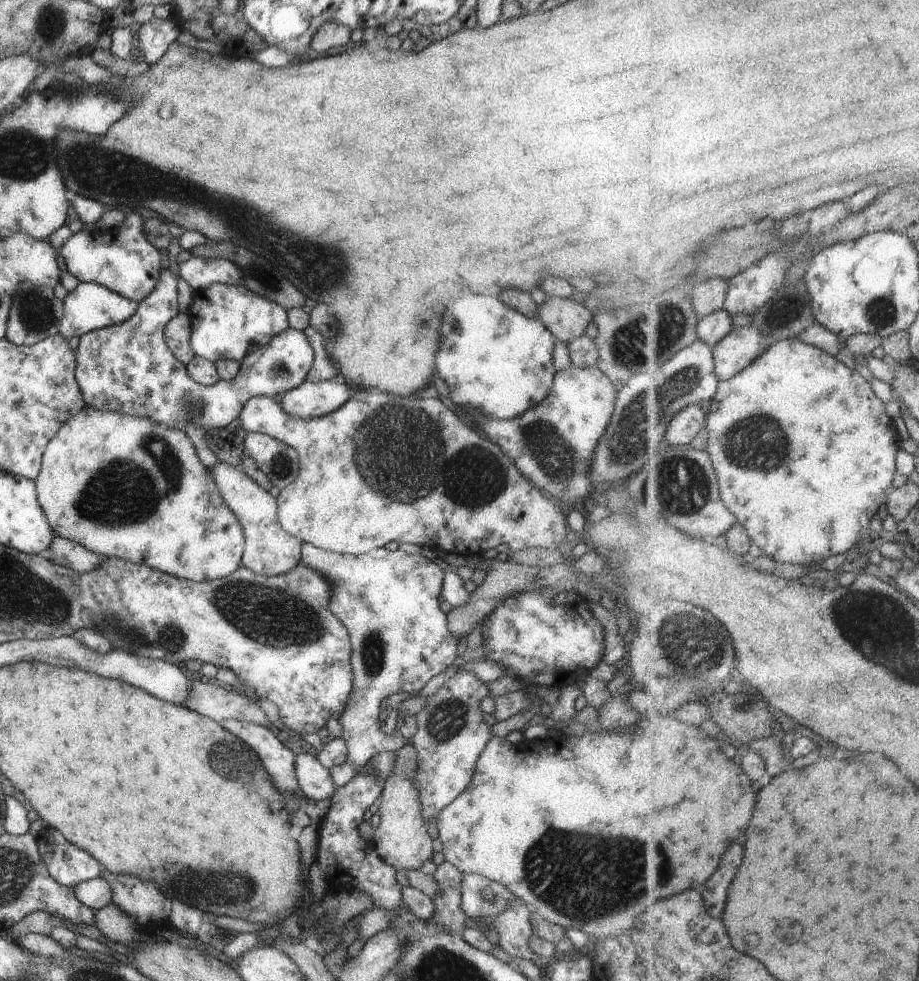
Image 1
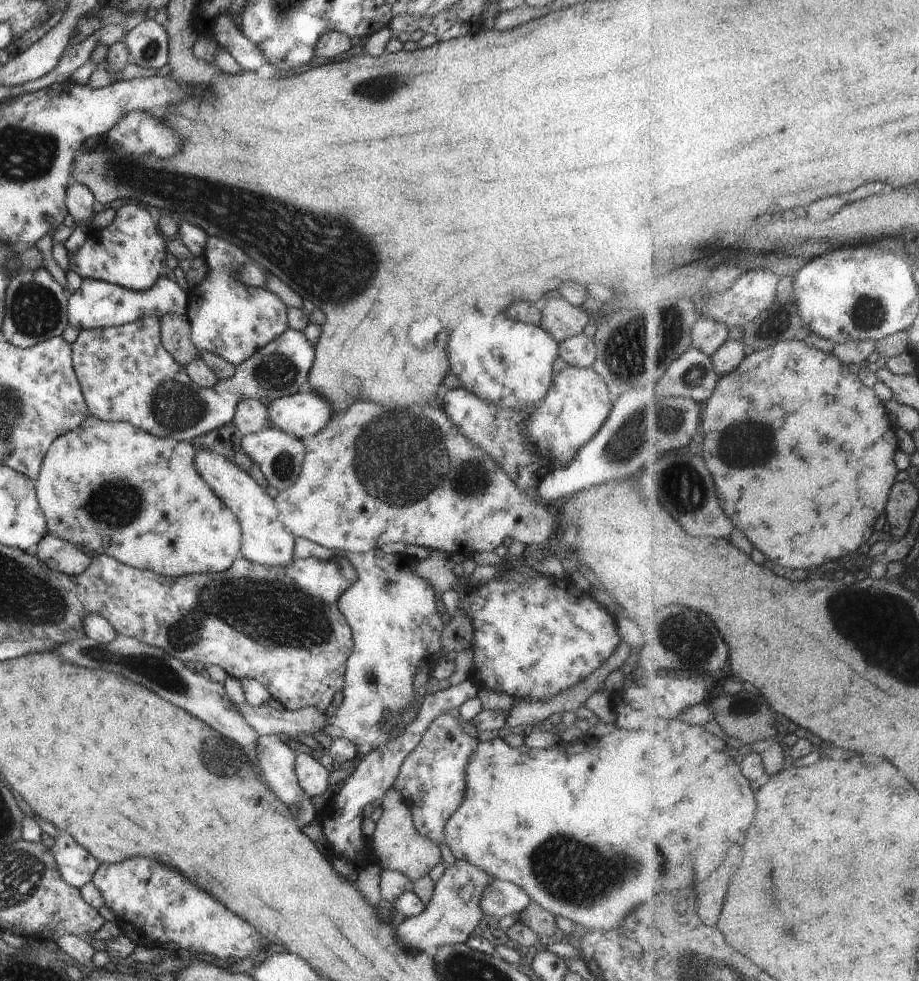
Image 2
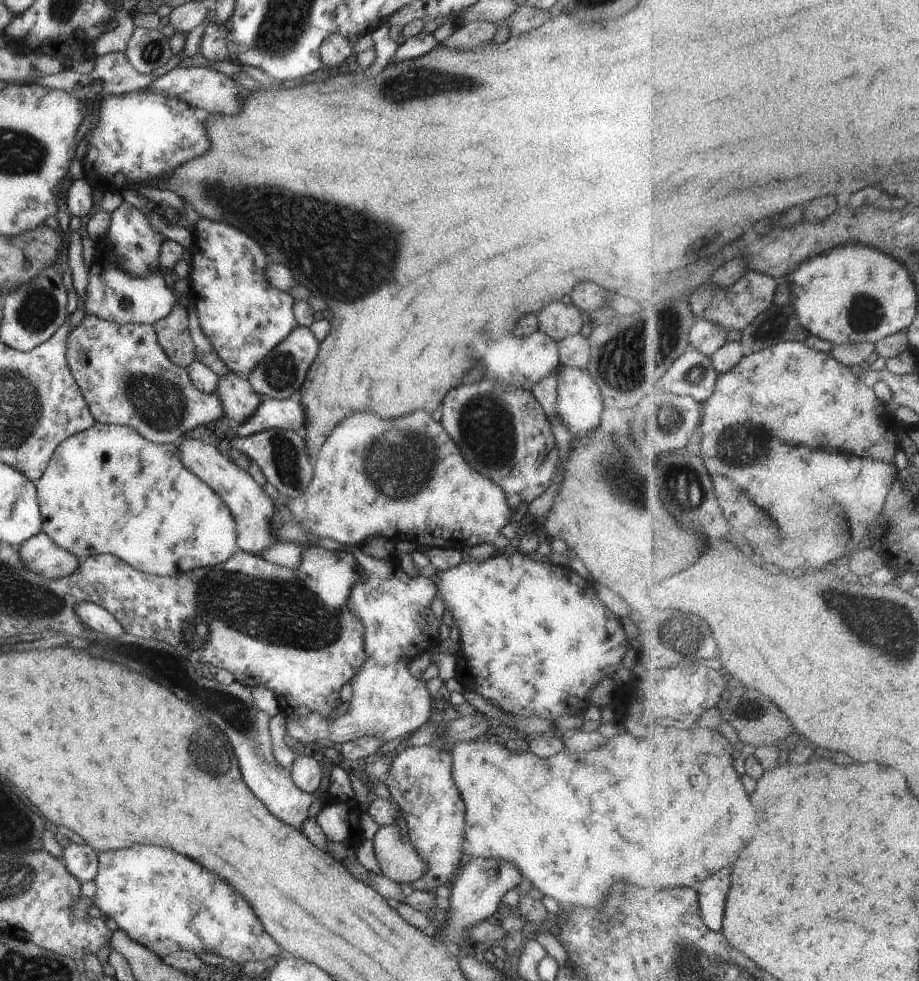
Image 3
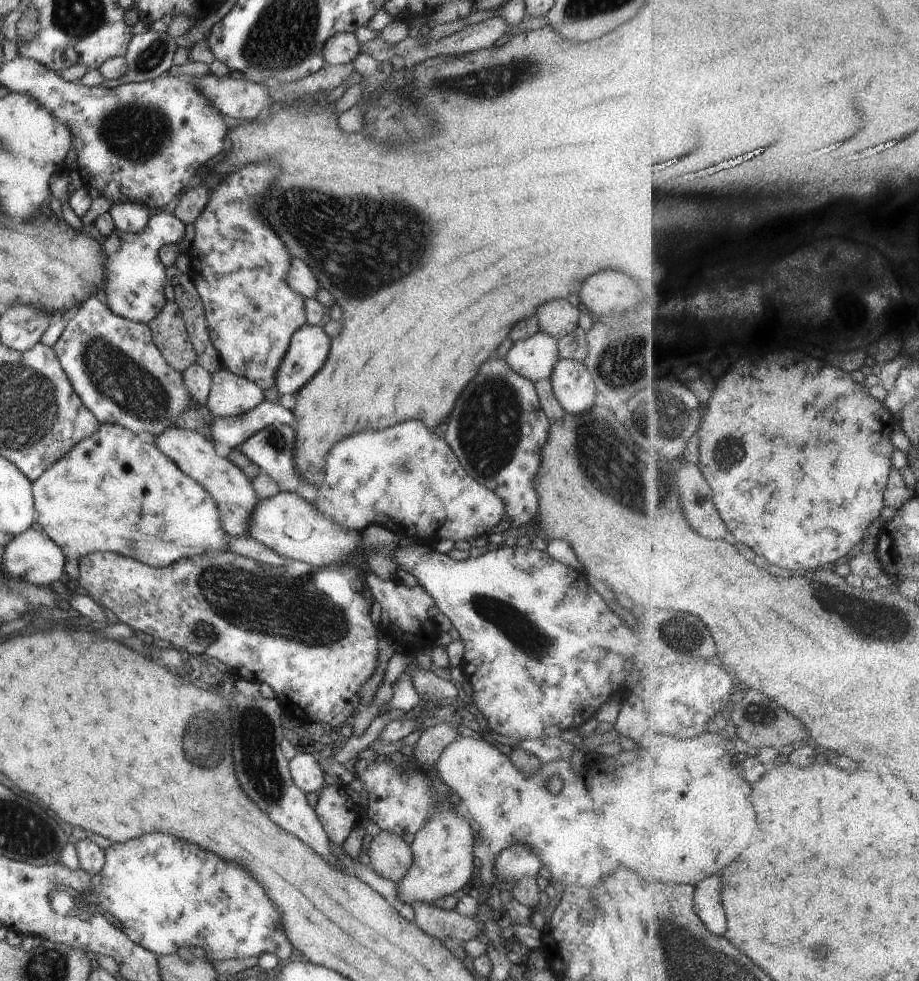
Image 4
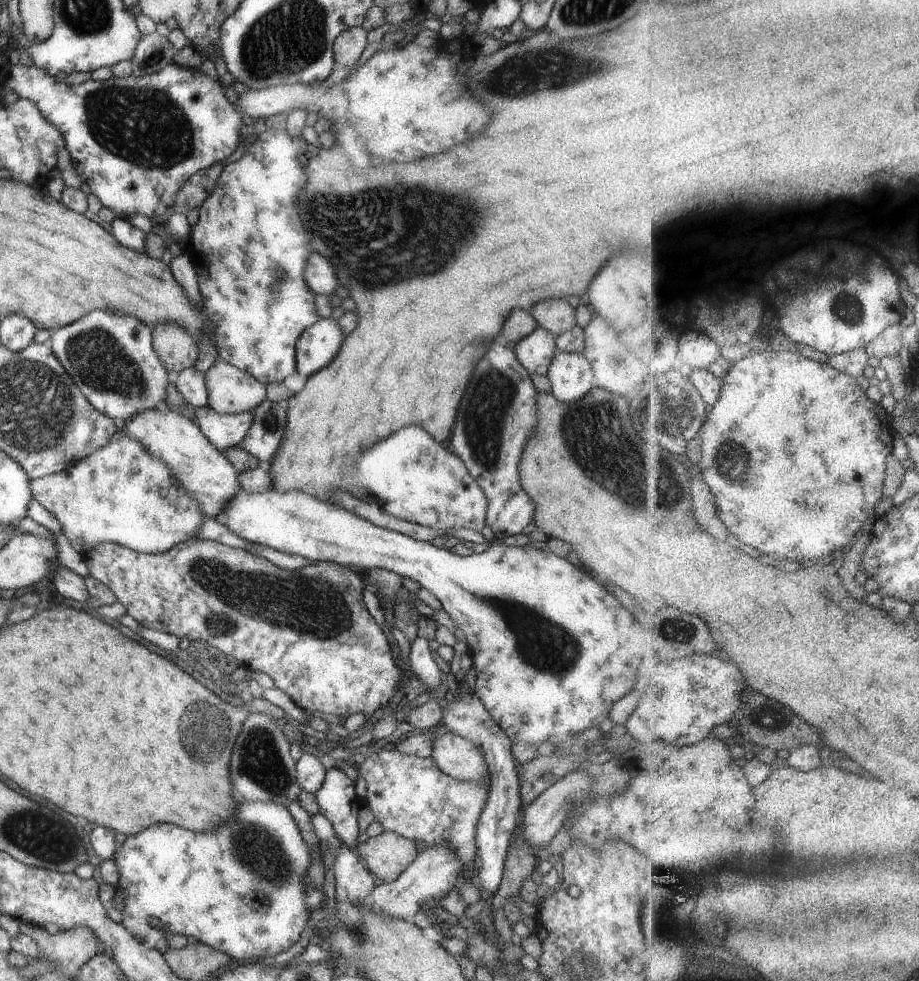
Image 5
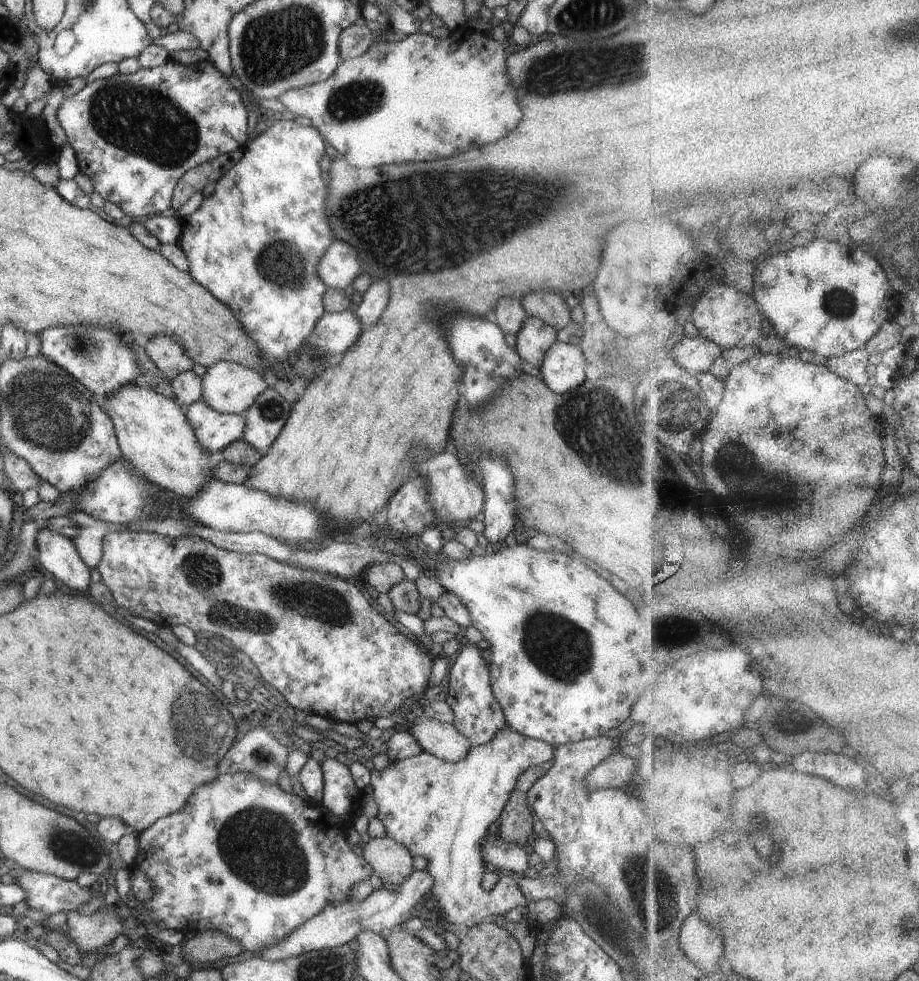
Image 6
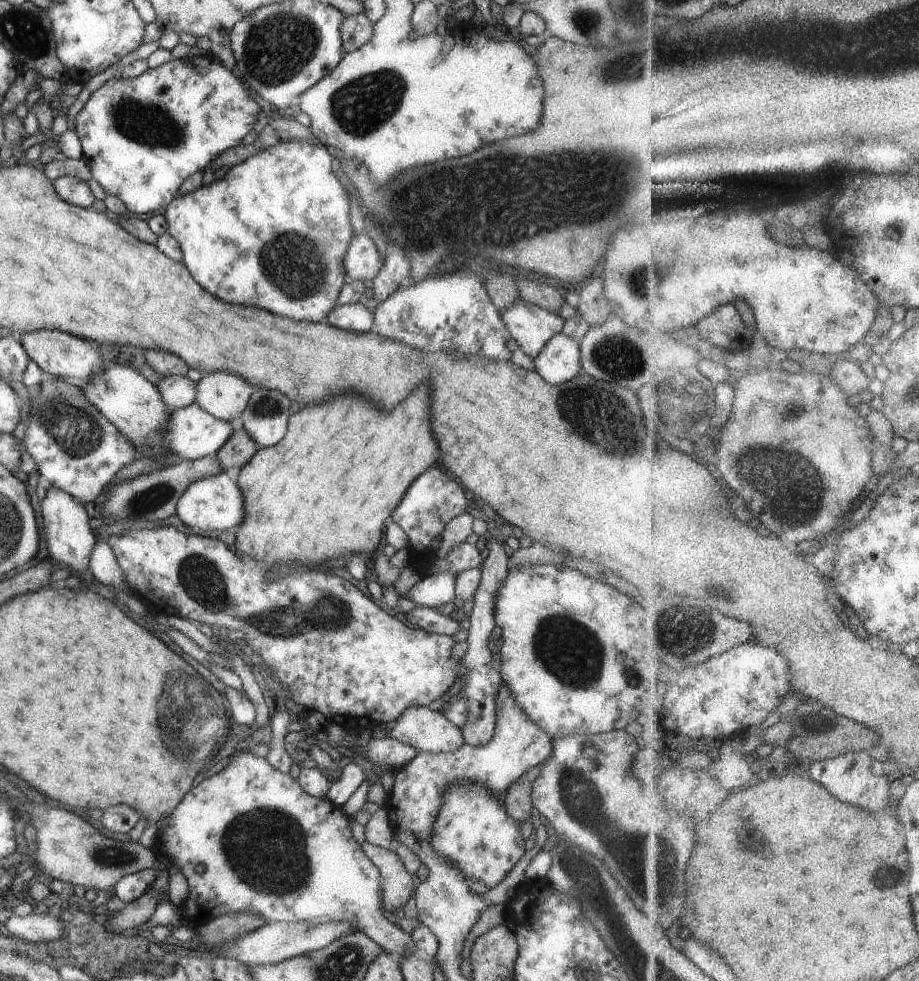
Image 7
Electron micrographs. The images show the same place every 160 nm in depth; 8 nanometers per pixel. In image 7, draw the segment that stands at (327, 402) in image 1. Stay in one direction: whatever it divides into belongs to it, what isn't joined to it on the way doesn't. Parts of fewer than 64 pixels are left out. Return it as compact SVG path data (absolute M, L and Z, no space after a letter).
M192 403L190 406L173 410L169 414L165 444L176 460L196 460L217 451L231 434L233 429L230 422L214 418L205 410L201 410L197 404Z

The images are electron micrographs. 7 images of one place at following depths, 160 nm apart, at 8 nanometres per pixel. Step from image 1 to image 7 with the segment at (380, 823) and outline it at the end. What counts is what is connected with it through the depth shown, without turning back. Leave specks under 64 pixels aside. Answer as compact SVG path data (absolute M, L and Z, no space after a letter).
M364 841L361 851L377 868L381 876L380 897L382 906L392 914L400 914L401 907L409 900L413 890L413 878L392 848L380 848Z

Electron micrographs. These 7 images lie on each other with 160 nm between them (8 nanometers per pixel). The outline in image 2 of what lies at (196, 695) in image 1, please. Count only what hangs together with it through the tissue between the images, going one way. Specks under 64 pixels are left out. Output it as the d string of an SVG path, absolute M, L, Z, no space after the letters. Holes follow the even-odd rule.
M294 537L293 559L304 557L317 557L321 560L336 559L344 556L351 562L357 573L357 580L349 585L337 599L339 612L345 617L349 628L352 630L353 648L347 657L344 670L344 684L346 690L341 707L335 715L327 716L312 706L298 708L290 711L285 708L273 709L271 706L259 705L258 707L247 704L244 699L244 690L240 680L228 675L222 682L228 699L236 704L241 716L257 731L258 735L277 734L283 732L295 738L298 734L311 734L317 736L325 734L327 739L349 739L356 746L358 756L367 754L370 750L379 748L389 740L389 734L395 724L399 722L401 714L410 707L416 698L412 678L419 665L429 662L430 654L436 653L440 647L440 636L444 627L445 617L440 605L435 601L435 591L428 580L412 573L411 561L404 555L384 553L381 549L371 549L364 553L345 552L343 549L328 549L315 544L310 540ZM385 710L391 711L391 718L381 726L379 720L383 718Z

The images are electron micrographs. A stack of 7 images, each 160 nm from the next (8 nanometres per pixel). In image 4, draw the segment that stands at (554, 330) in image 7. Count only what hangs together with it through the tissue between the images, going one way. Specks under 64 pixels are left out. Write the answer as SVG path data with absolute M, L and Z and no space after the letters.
M539 330L525 340L515 341L505 356L506 363L532 383L549 379L553 365L560 358L556 339Z

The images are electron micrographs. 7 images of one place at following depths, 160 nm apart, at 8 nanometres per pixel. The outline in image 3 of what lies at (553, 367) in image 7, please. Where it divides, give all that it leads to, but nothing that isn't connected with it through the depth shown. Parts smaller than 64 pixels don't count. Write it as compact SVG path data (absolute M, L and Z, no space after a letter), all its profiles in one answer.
M559 365L556 370L556 403L554 406L556 417L573 437L593 432L599 426L601 418L601 393L593 382L589 372L583 369Z

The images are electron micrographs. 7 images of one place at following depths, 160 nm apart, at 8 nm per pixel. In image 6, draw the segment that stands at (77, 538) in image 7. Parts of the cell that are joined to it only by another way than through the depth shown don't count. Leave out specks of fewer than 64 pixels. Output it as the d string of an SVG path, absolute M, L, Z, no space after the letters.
M38 530L36 563L74 592L84 592L90 584L89 568L81 562L71 539L51 530Z

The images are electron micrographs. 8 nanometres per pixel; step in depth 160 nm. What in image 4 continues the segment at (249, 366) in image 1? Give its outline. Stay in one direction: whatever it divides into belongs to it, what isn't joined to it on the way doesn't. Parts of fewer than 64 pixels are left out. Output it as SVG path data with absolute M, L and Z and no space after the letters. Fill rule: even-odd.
M91 295L72 312L52 349L80 402L101 425L118 425L149 439L167 427L172 427L176 414L195 405L183 384L182 374L165 362L153 344L150 328L145 323L116 315L99 295ZM303 324L293 332L289 346L277 367L274 385L280 396L293 394L298 388L301 388L301 385L305 384L305 381L309 380L318 371L318 368L321 368L327 352L329 352L329 338L321 325Z

